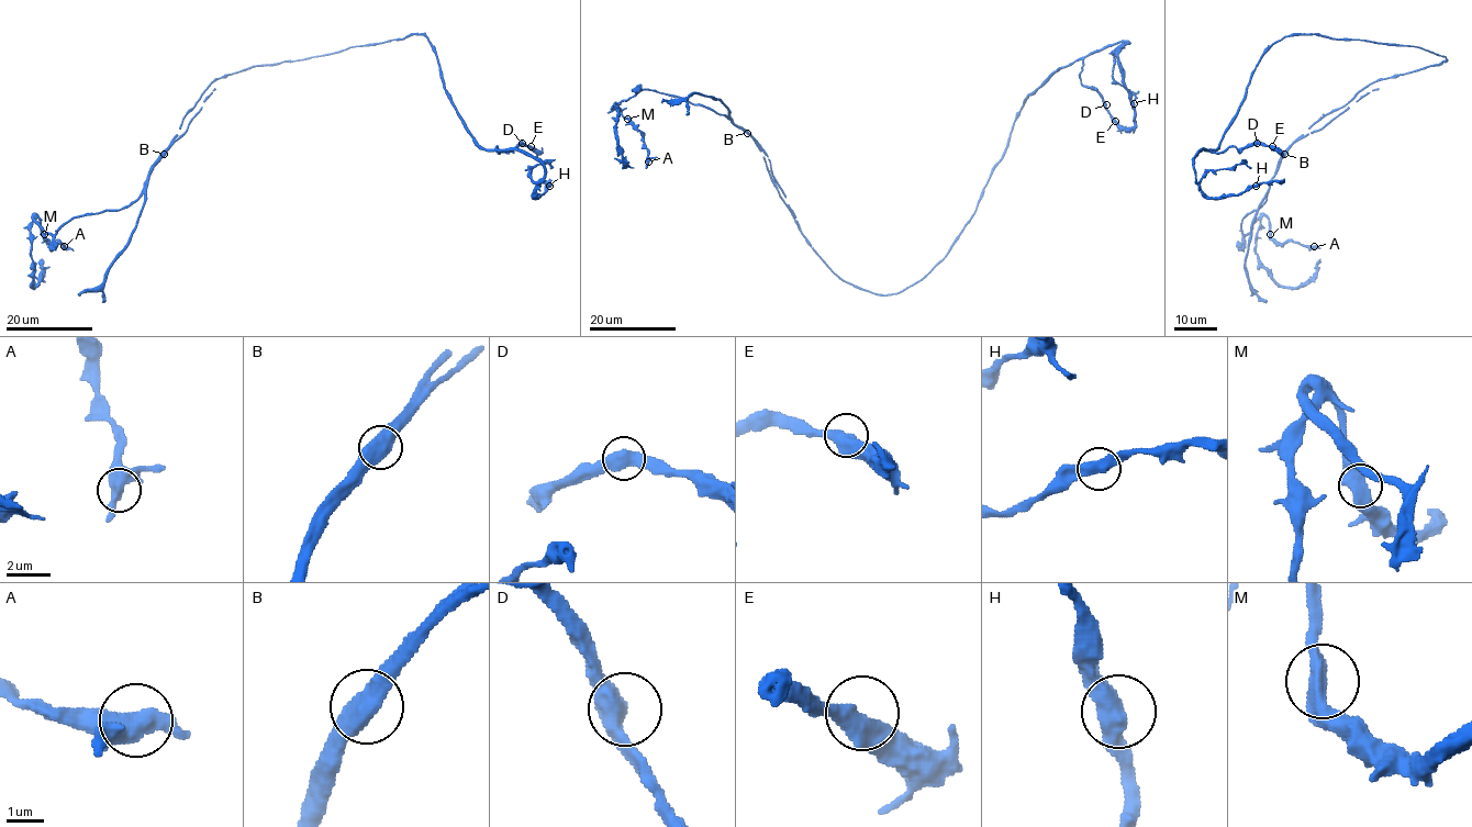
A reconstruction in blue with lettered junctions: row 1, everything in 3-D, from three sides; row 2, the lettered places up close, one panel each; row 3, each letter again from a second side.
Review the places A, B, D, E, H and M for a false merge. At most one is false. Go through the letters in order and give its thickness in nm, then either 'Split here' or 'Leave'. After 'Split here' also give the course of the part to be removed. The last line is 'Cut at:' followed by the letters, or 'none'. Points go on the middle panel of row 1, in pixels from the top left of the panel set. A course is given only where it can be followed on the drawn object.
A: Thickness 500 nm. Leave
B: Thickness 550 nm. Split here. Course of the part to remove: (747, 133), (733, 122), (729, 110), (713, 97), (694, 93), (661, 102)
D: Thickness 500 nm. Leave
E: Thickness 550 nm. Leave
H: Thickness 500 nm. Leave
M: Thickness 500 nm. Leave
Cut at: B

